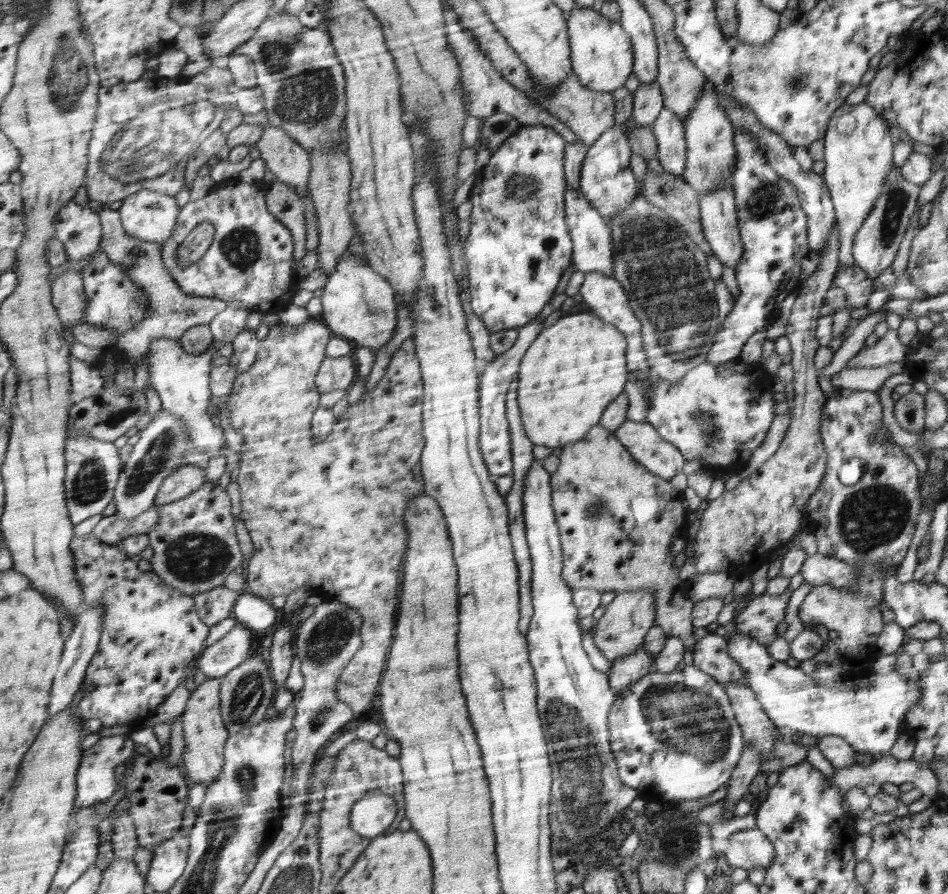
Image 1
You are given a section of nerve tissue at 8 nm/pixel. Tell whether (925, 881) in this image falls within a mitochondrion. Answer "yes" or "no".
no

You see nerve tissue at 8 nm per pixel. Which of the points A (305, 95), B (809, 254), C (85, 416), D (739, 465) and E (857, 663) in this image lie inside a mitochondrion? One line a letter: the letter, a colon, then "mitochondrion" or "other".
A: mitochondrion
B: other
C: other
D: other
E: other

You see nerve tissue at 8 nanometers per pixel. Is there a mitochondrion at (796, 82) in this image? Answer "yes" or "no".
yes

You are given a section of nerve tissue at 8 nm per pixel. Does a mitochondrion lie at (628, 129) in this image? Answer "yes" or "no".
no

